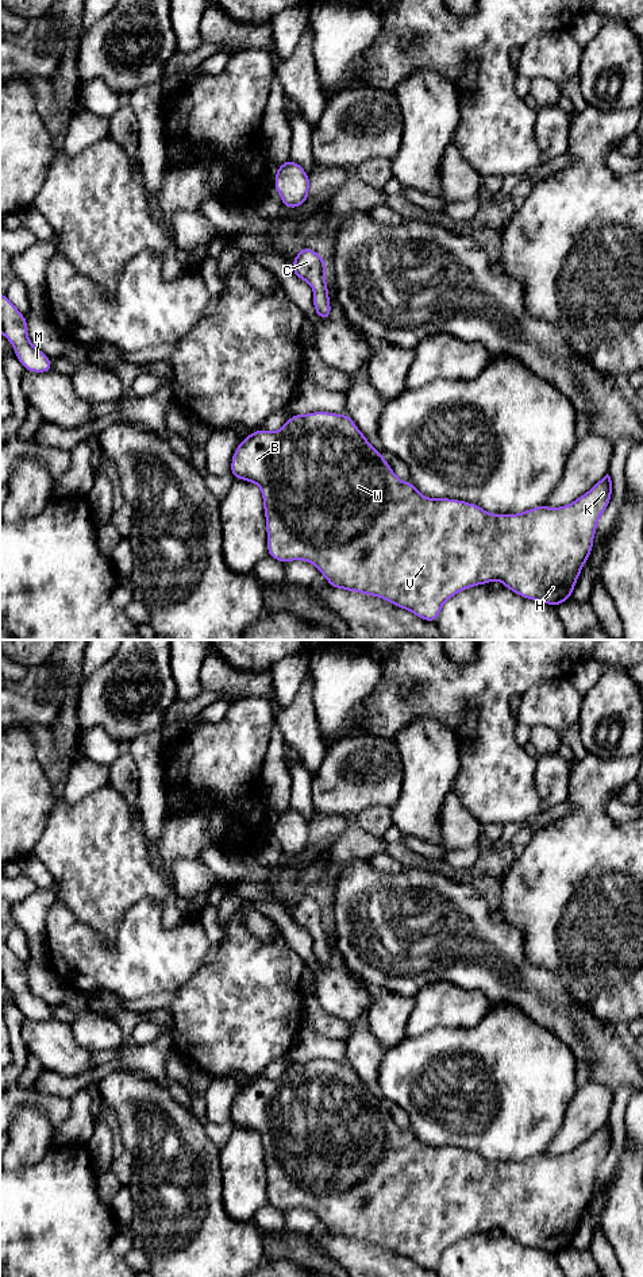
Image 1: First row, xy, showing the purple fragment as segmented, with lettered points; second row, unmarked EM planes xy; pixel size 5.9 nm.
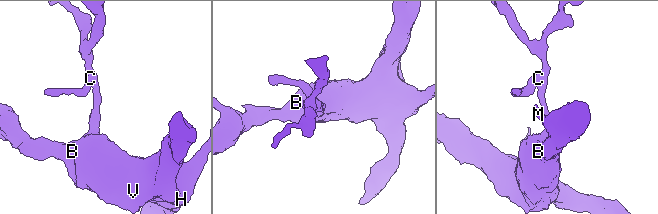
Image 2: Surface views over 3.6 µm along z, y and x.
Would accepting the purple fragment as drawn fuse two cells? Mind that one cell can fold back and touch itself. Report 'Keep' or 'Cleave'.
Keep

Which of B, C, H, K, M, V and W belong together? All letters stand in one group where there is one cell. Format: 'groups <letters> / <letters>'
groups B C H K M V W

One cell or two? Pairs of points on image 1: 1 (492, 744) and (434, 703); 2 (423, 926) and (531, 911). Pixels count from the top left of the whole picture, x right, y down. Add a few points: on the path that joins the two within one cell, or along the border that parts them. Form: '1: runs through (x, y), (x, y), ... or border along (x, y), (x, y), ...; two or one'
1: runs through (492, 721), (489, 709), (474, 694), (457, 694); one
2: border along (497, 911), (507, 922), (516, 925), (523, 936); two

